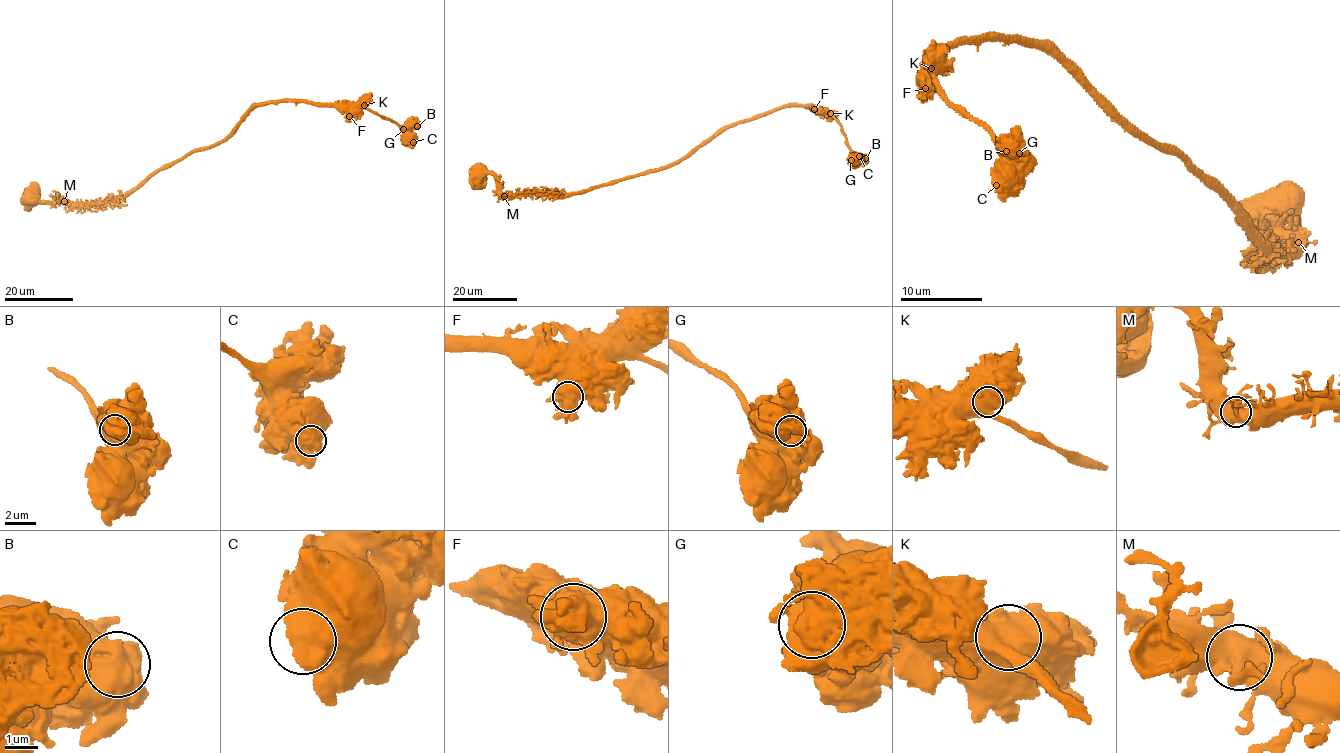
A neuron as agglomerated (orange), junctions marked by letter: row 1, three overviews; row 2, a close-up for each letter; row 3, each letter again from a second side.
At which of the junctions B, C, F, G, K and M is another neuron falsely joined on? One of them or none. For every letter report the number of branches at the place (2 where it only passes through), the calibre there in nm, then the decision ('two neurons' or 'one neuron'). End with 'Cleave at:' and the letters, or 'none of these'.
B: 1 | 1150 nm | one neuron
C: 1 | 1300 nm | one neuron
F: 4 | 700 nm | one neuron
G: 1 | 1050 nm | one neuron
K: 2 | 750 nm | one neuron
M: 3 | 800 nm | one neuron
Cleave at: none of these

